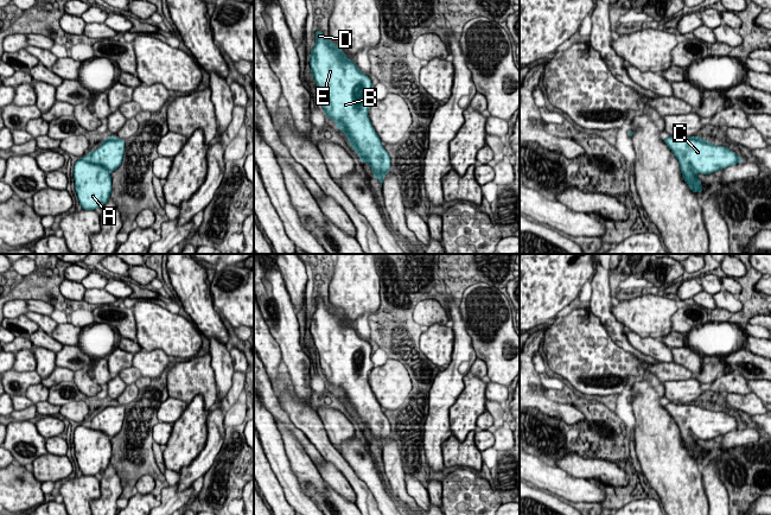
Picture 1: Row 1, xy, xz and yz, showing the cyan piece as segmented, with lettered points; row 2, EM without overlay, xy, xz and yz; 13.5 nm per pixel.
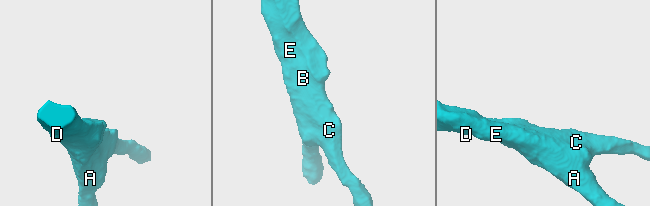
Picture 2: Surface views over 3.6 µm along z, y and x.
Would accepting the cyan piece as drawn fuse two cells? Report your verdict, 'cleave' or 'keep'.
keep

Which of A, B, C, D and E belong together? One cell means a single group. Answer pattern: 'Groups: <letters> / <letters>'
Groups: A B C D E

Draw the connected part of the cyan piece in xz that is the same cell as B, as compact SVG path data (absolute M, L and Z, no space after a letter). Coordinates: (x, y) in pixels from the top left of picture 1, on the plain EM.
M321 297L316 298L316 311L311 317L311 338L319 352L320 365L324 379L337 389L337 395L342 395L350 407L350 412L359 421L361 427L368 428L374 437L375 444L381 449L387 438L390 438L390 422L381 411L381 405L376 400L368 377L375 368L371 361L372 349L370 343L361 338L355 328L331 306L326 306Z

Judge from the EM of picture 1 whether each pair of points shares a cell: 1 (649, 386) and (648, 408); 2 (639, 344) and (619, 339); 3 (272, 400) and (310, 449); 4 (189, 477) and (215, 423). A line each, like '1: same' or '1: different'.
1: same
2: different
3: same
4: same

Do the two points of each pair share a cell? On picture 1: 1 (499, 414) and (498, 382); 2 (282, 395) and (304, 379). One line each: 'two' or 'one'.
1: two
2: two

